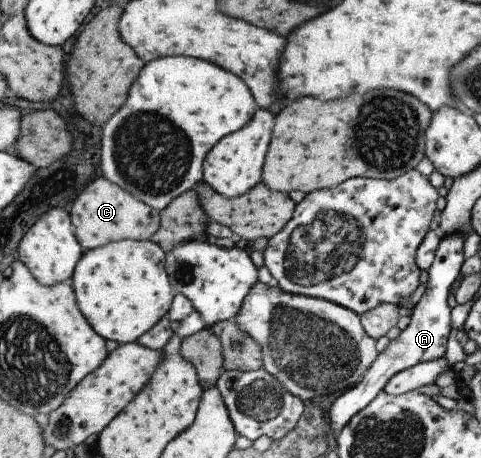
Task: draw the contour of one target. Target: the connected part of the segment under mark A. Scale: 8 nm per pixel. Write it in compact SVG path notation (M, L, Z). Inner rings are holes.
M450 234L443 236L438 241L438 246L427 269L427 283L425 292L414 305L410 316L410 322L400 331L394 340L382 352L378 352L371 365L365 370L361 381L350 390L346 390L335 398L329 408L330 427L333 431L339 431L356 413L359 413L376 395L383 389L387 380L397 372L410 368L419 362L428 362L443 357L447 335L451 333L449 324L449 310L447 306L447 294L451 285L460 275L460 267L463 261L462 243L465 236Z

